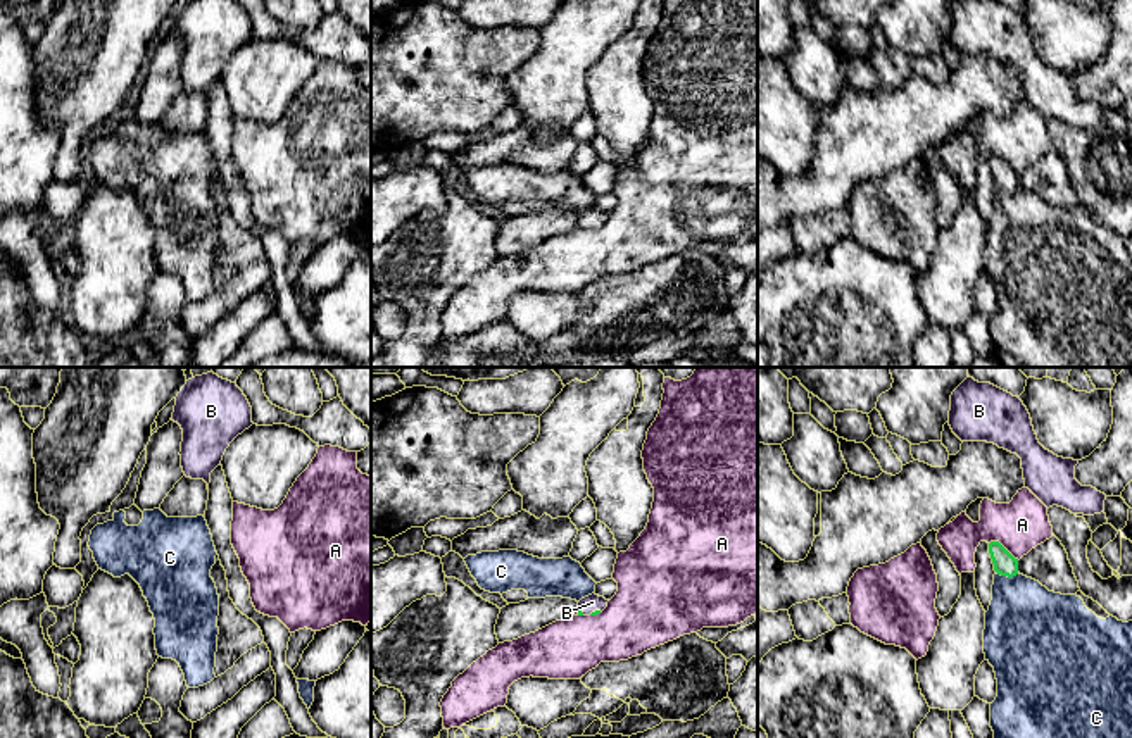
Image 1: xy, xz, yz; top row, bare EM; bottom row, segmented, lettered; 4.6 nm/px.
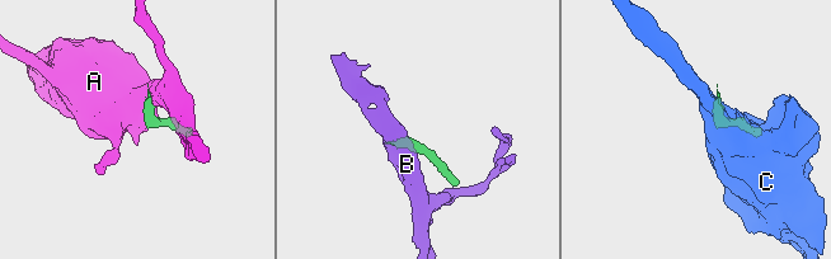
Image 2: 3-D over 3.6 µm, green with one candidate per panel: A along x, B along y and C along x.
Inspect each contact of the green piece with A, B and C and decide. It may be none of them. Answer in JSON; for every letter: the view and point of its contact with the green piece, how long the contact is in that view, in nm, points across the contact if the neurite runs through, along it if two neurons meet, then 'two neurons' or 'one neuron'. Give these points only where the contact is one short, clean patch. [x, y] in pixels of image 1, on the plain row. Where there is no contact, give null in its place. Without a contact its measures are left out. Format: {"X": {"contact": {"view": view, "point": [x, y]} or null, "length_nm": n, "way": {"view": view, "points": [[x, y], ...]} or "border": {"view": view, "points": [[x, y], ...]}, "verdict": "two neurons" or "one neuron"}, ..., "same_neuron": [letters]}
{"A": {"contact": {"view": "yz", "point": [1003, 161]}, "length_nm": 170, "verdict": "two neurons"}, "B": {"contact": {"view": "xz", "point": [596, 225]}, "length_nm": 70, "way": {"view": "xz", "points": [[596, 226], [596, 225], [592, 216]]}, "verdict": "one neuron"}, "C": {"contact": {"view": "yz", "point": [1008, 190]}, "length_nm": 110, "verdict": "two neurons"}, "same_neuron": ["B"]}

